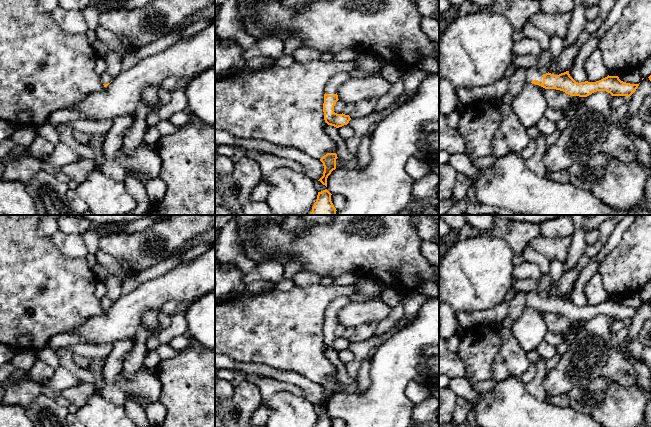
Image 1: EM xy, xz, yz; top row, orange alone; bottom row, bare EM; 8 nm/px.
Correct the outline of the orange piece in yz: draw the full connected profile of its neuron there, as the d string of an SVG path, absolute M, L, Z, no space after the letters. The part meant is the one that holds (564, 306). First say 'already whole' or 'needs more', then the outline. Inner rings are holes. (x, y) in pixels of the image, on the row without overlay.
needs more; M527 293L526 306L539 309L545 313L556 313L570 320L587 321L597 315L606 315L612 320L630 321L639 308L623 306L618 300L607 300L596 306L576 306L569 295L559 299L551 297L541 298L537 293Z

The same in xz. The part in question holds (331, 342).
needs more; M339 296L335 298L327 307L324 318L323 336L324 344L328 349L336 352L347 349L351 344L349 339L337 338L334 330L339 324L337 319L338 311L350 302L349 297Z

